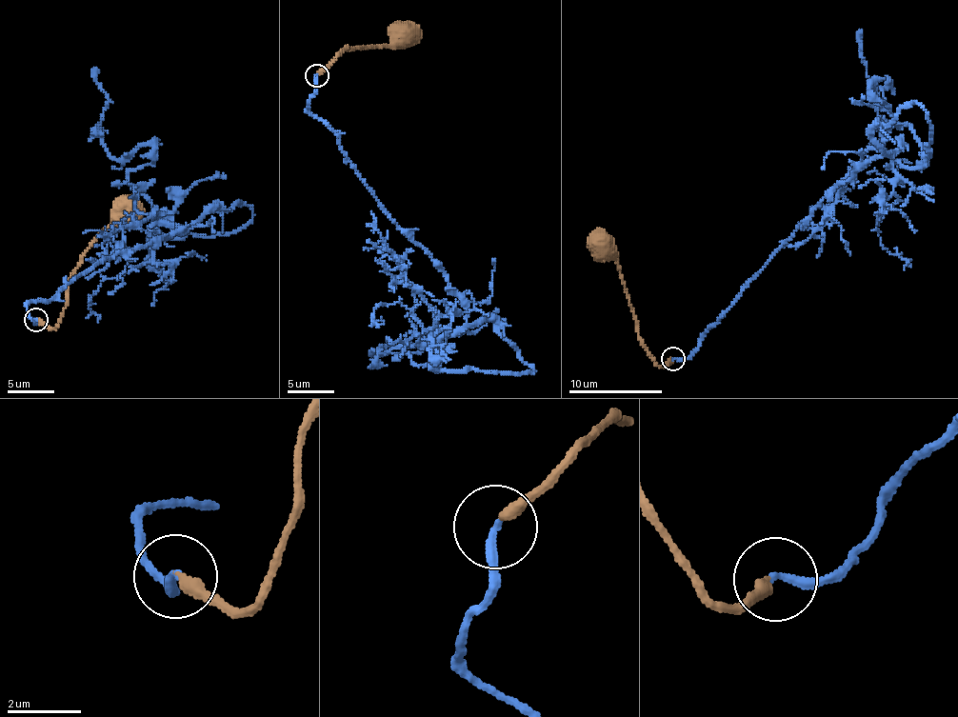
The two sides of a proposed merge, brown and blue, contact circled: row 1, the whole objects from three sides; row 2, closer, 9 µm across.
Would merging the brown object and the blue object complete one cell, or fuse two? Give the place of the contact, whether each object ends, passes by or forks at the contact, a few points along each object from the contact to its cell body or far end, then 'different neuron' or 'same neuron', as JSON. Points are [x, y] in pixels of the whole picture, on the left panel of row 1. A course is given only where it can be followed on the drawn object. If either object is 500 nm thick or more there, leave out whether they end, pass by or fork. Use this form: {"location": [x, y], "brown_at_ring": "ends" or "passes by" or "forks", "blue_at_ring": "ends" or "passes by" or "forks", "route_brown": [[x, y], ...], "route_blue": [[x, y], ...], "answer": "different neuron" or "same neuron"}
{"location": [36, 319], "brown_at_ring": "ends", "blue_at_ring": "ends", "route_brown": [[36, 319], [50, 328], [58, 322], [68, 294], [68, 281], [82, 253], [110, 225], [120, 225], [142, 204]], "route_blue": [[36, 319], [27, 305], [186, 229], [154, 223], [154, 239], [129, 182], [152, 147], [109, 155], [94, 69]], "answer": "same neuron"}

